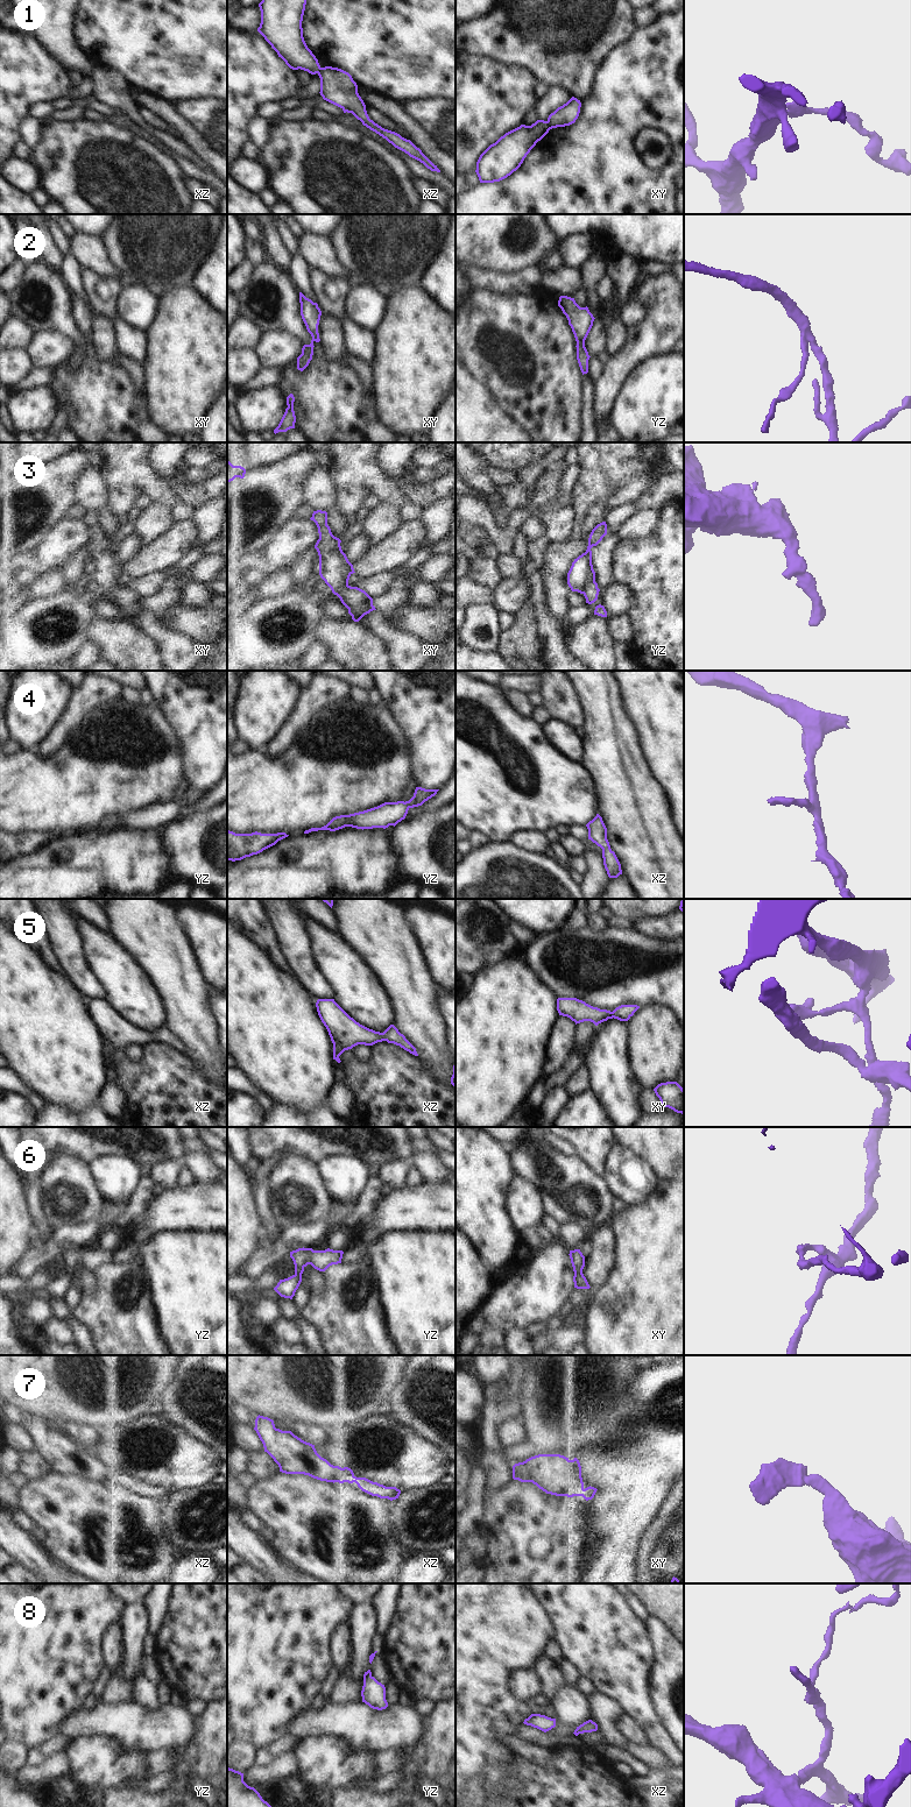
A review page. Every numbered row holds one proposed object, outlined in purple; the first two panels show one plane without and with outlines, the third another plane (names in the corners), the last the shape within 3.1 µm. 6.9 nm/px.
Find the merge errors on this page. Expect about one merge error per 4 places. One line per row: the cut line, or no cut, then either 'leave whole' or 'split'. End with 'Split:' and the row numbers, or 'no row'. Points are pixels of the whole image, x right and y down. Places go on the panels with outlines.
1: xy (546, 121), (550, 128) | split
2: yz (577, 340), (584, 345) | split
3: no cut | leave whole
4: no cut | leave whole
5: no cut | leave whole
6: no cut | leave whole
7: no cut | leave whole
8: no cut | leave whole
Split: 1, 2

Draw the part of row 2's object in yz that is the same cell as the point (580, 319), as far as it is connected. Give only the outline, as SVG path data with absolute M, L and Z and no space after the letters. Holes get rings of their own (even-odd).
M560 296L558 306L569 320L569 325L572 328L575 341L585 345L585 340L593 326L594 317L589 312L588 307L580 307L574 298L567 296Z

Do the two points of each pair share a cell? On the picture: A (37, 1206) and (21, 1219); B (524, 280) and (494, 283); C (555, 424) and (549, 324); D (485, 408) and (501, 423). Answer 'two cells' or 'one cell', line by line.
A: two cells
B: one cell
C: one cell
D: one cell

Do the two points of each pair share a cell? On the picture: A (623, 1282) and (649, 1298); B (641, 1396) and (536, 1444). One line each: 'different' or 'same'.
A: same
B: different

